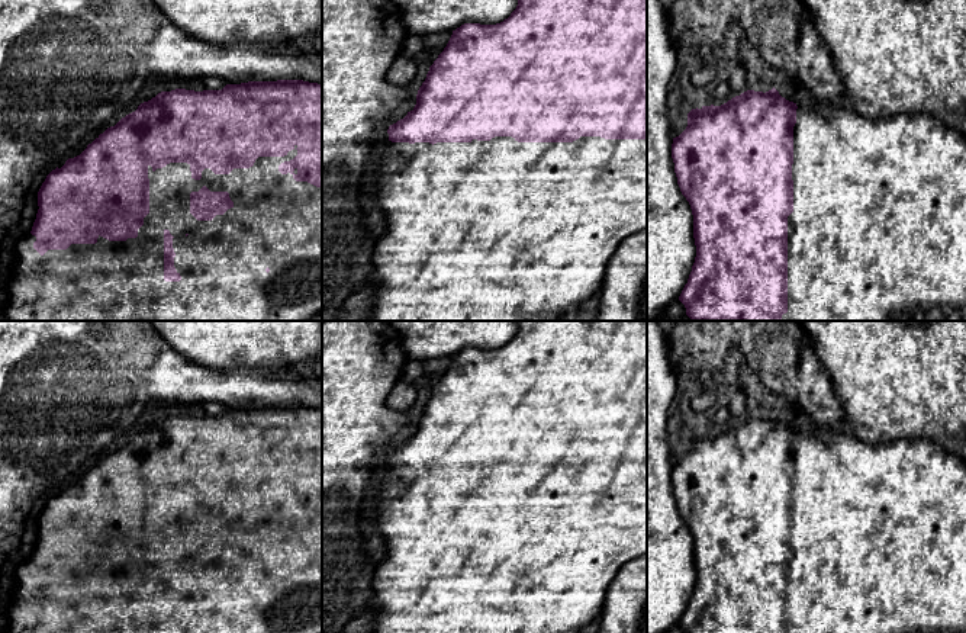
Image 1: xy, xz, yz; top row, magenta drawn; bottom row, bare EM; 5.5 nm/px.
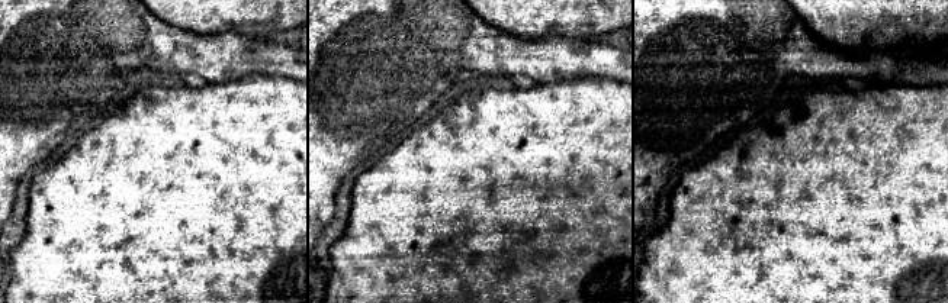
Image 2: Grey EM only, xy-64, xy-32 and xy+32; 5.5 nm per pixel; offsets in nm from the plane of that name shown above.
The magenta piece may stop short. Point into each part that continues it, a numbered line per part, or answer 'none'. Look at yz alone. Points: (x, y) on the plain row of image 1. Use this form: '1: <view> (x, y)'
1: yz (879, 530)

